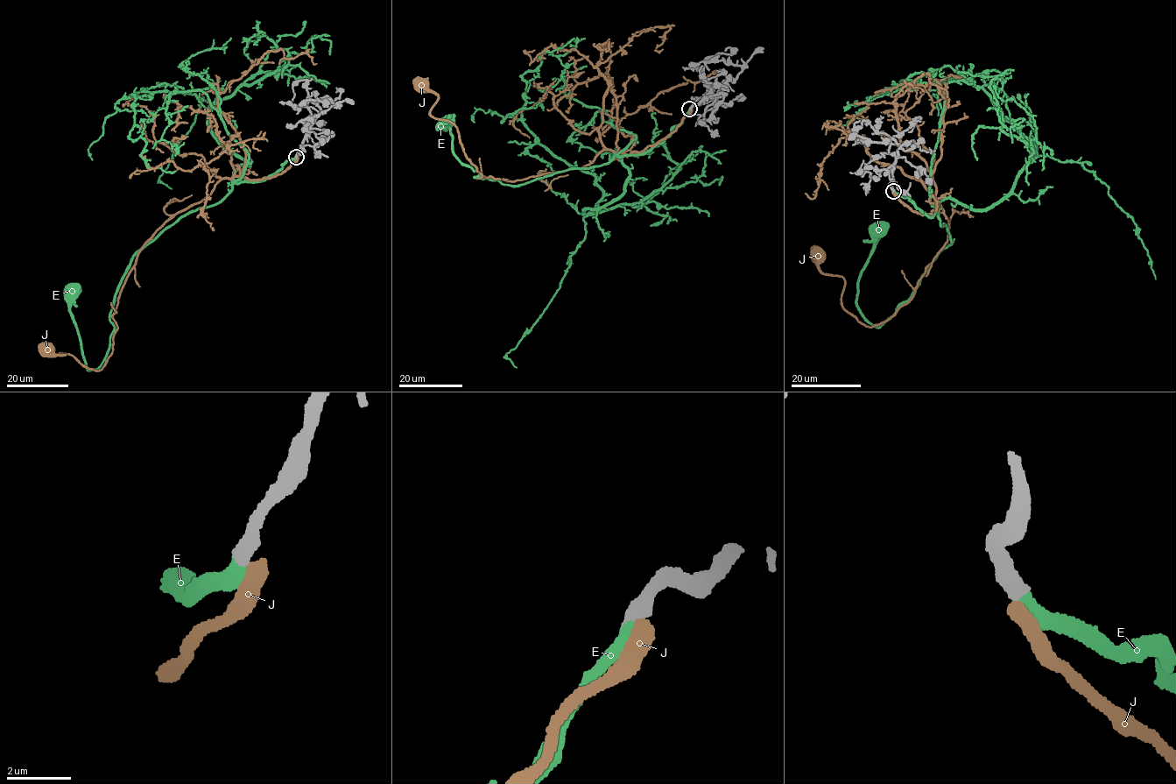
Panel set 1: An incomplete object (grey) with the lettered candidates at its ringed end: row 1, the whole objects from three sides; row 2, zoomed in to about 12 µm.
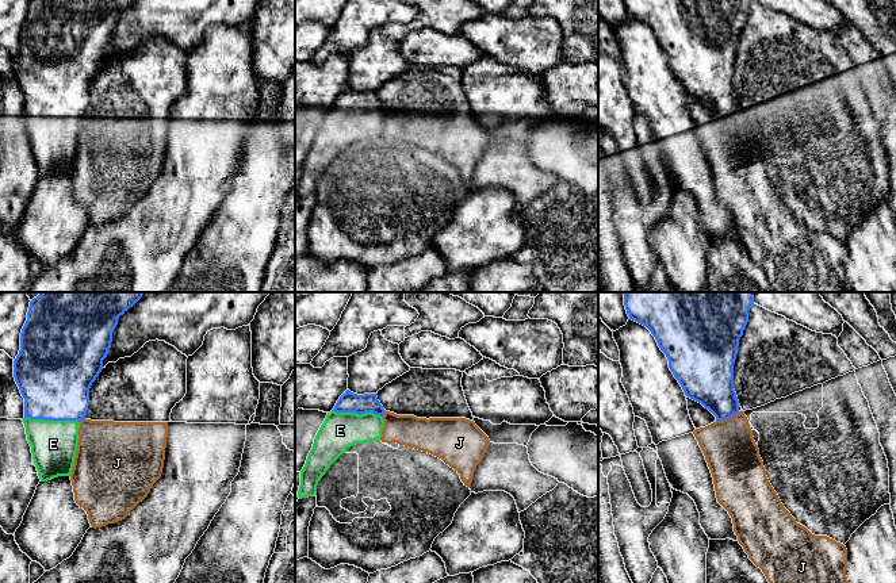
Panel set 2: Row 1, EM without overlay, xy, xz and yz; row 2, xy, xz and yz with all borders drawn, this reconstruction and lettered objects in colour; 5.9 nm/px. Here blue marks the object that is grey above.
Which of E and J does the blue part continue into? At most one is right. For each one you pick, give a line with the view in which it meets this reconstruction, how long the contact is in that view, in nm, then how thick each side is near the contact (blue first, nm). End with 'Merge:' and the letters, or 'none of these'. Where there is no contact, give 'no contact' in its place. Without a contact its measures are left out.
E: xy | 320 nm | 440/280 nm
Merge: E

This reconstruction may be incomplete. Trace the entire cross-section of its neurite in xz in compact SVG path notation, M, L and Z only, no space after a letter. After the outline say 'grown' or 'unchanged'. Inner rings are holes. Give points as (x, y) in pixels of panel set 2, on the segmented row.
M346 390L321 425L300 471L298 498L317 495L317 486L330 465L348 448L382 437L384 409L376 394L357 395Z | grown

